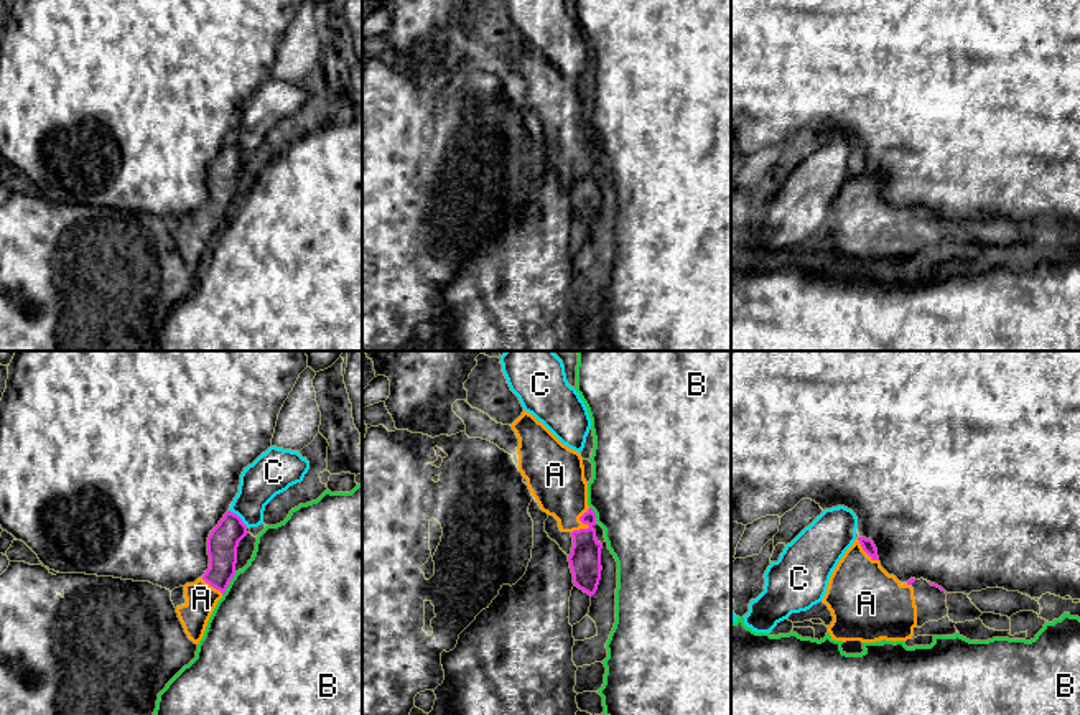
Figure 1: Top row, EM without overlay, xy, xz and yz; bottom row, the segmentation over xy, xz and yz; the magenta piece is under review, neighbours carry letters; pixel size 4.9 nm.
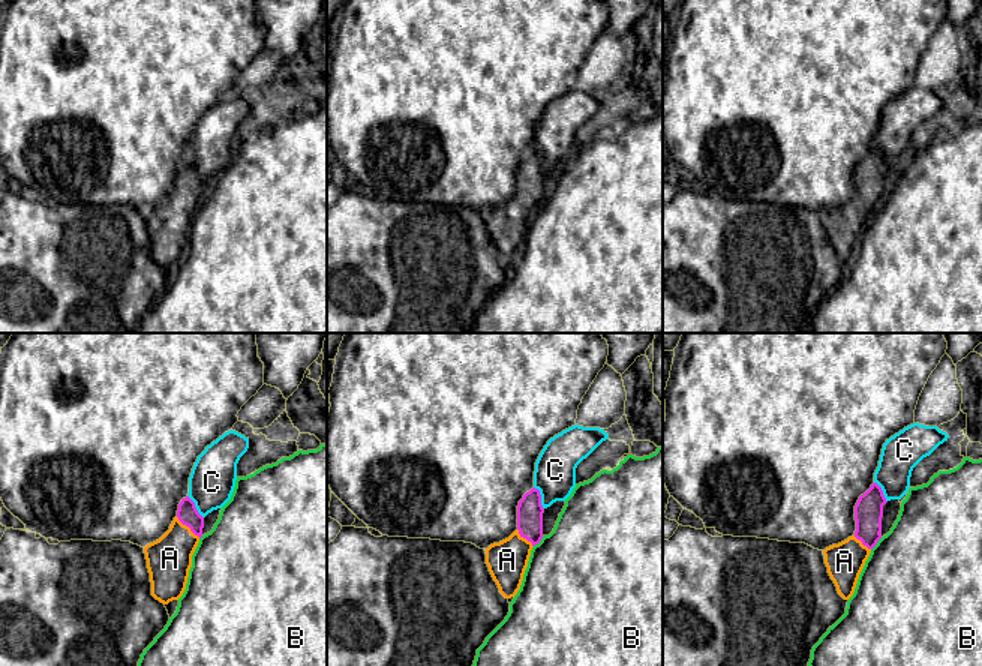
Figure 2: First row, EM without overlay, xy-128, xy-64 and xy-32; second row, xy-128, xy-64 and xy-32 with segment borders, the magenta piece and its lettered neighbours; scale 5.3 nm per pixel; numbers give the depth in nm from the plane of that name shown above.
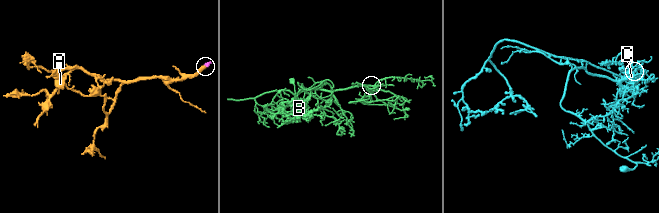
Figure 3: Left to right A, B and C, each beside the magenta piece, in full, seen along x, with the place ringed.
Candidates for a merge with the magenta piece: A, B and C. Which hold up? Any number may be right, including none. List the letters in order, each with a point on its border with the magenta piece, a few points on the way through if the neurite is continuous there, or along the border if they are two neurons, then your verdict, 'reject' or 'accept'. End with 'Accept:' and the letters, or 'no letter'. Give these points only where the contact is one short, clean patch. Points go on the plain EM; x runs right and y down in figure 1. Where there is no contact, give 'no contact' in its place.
A: meets magenta in xz at (586, 154); runs through xz (585, 191), (586, 154), (572, 142), (557, 112); accept
B: meets magenta in xy at (229, 213); border along xy (236, 203), (223, 226); reject
C: meets magenta in xy at (239, 149); reject
Accept: A

